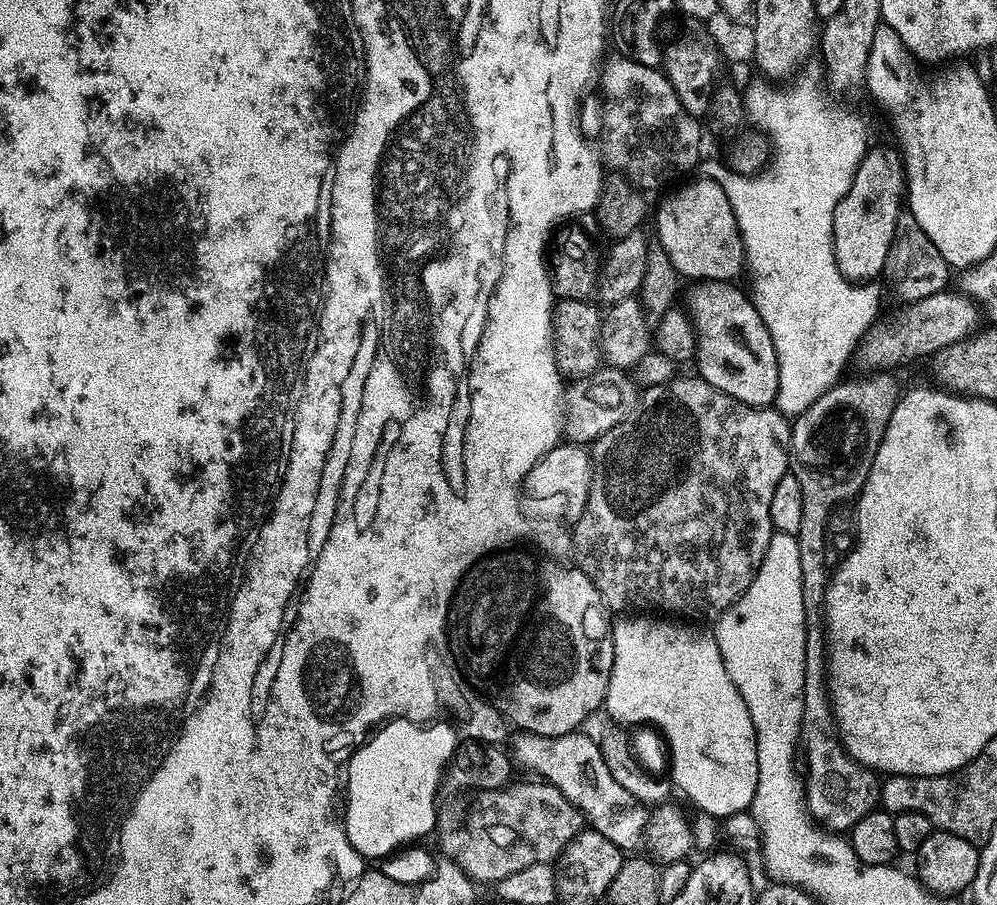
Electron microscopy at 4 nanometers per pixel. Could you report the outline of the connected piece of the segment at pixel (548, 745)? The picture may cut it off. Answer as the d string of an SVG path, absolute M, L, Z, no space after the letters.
M577 730L567 732L561 736L543 736L542 734L534 734L533 732L521 731L520 737L516 741L513 739L512 752L516 755L516 760L524 768L529 768L532 772L537 772L541 781L553 784L554 787L564 793L564 797L571 804L576 805L580 812L584 815L585 821L590 825L591 831L602 834L606 838L610 838L610 842L614 842L614 846L618 846L621 850L636 850L641 846L645 839L645 828L649 823L649 809L640 801L634 798L634 794L622 790L622 786L618 786L618 782L614 782L614 778L610 778L610 770L606 770L606 762L600 753L599 743L588 736L583 736L583 731Z

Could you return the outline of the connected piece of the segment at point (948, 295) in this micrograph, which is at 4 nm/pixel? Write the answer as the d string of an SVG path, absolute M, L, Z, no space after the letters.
M945 290L909 303L904 317L893 328L873 327L858 349L859 359L864 359L863 367L868 370L892 370L895 364L904 364L914 356L931 358L943 348L962 343L973 335L981 327L977 301L965 296L963 291L952 291Z

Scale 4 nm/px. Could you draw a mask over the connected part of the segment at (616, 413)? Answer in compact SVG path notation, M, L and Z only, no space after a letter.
M605 367L590 380L575 381L566 392L566 436L569 441L587 445L618 422L627 420L638 407L638 385L627 371Z

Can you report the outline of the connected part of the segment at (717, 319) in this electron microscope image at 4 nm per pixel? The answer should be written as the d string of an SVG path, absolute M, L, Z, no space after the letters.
M700 282L695 285L690 315L696 327L696 355L700 379L730 394L751 408L766 408L776 403L778 358L770 330L762 322L755 303L735 283Z

